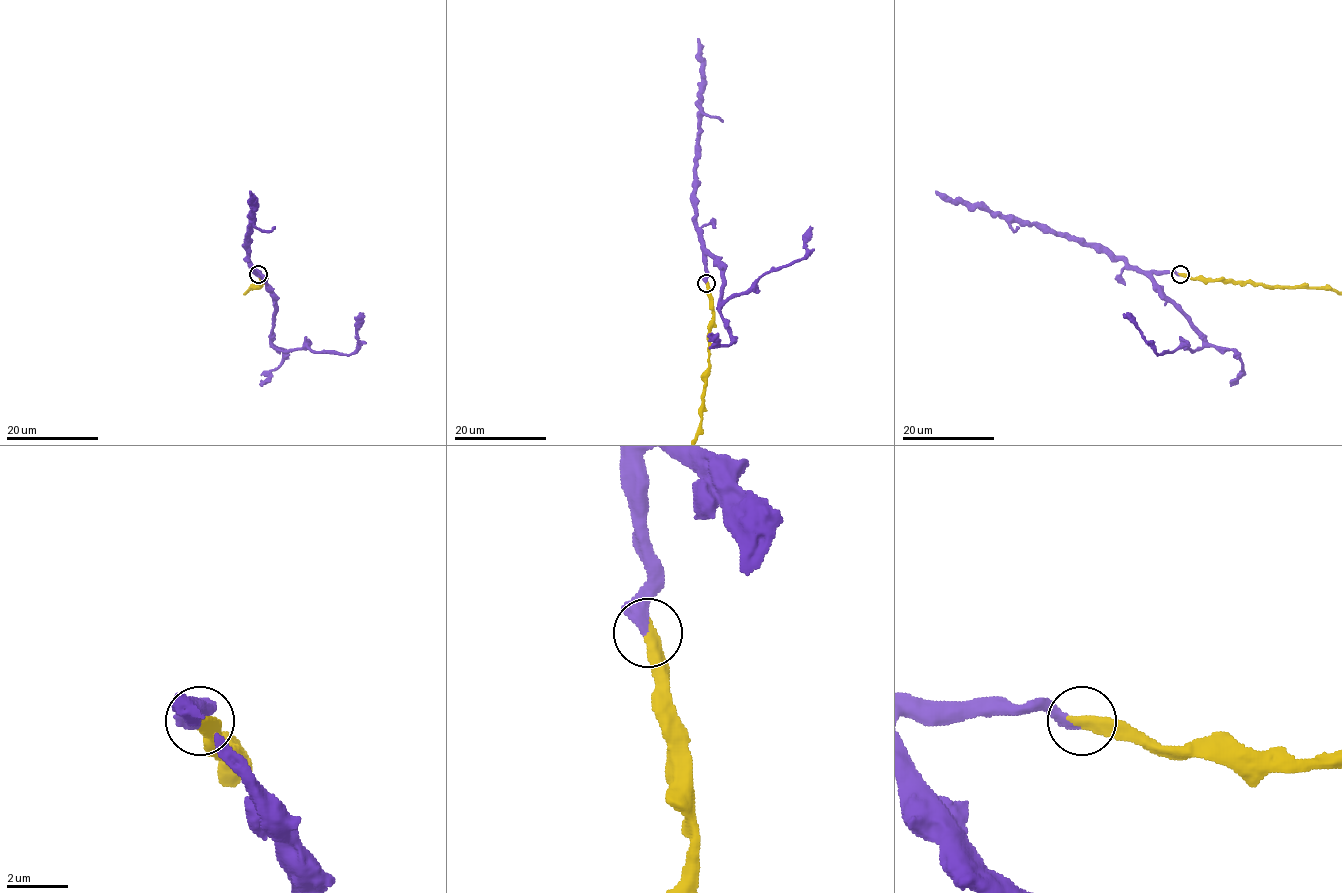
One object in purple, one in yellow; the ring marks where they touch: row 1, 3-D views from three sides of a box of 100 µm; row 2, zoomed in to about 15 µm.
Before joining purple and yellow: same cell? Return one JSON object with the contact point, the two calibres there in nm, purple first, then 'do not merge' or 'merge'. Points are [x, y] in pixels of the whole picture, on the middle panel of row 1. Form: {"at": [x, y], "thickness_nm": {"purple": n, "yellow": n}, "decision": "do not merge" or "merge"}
{"at": [706, 283], "thickness_nm": {"purple": 380, "yellow": 440}, "decision": "merge"}

